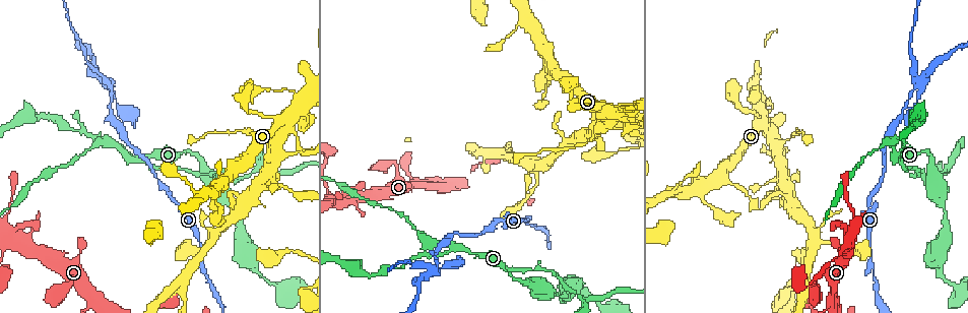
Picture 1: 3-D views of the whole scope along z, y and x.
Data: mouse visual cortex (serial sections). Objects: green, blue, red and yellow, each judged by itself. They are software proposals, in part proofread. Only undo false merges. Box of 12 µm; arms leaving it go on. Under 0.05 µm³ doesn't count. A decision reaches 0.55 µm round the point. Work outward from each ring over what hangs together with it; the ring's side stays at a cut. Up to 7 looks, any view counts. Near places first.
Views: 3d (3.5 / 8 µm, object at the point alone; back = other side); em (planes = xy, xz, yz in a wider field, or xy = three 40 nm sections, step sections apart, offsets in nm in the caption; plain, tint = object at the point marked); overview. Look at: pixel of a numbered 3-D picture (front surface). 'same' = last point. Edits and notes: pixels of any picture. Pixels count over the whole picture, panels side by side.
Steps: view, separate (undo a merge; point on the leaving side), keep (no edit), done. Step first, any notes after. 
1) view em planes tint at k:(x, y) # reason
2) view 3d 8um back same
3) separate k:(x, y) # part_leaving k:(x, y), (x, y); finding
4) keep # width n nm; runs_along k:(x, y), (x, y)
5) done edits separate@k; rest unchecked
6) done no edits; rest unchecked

view 3d 3.5um at 1:(453, 244) # narrows sharply

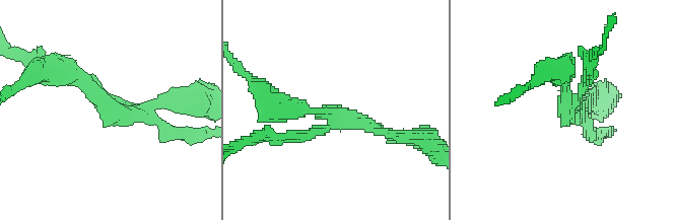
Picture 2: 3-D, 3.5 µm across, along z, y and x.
view em xy step 5 tint at 2:(567, 106) # arms 3; arm_widths 150, 150, 200 nm

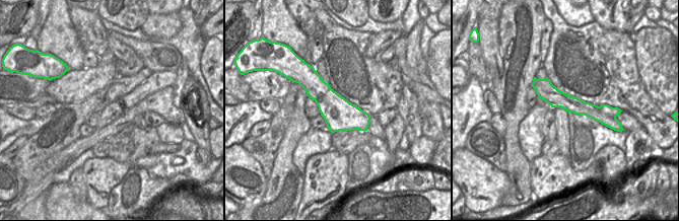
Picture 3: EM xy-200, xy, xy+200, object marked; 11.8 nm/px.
separate 2:(180, 133) # border 3:(592, 104), (602, 114), (612, 119); two cells meet here

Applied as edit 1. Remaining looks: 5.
view overview # see it whole again

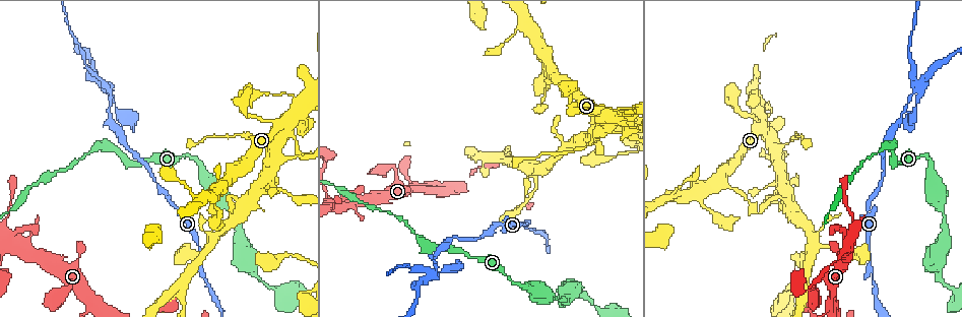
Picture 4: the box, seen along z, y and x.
view 3d 3.5um at 4:(917, 88) # four arms meet

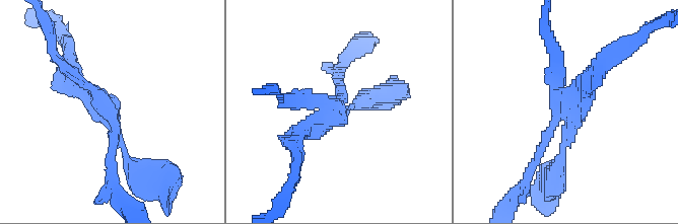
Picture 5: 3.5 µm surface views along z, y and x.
view em xy step 3 tint at 5:(336, 105) # arms 4; arm_widths 150, 150, 150, 250 nm

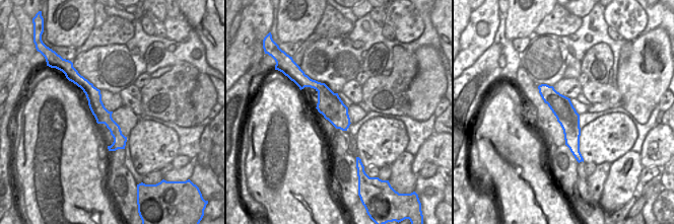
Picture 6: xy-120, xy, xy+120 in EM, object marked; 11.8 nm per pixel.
separate 5:(562, 155) # border 6:(336, 93), (336, 97), (323, 115); two cells meet here

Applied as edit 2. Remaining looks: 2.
view 3d 3.5um at 4:(299, 159) # a fork

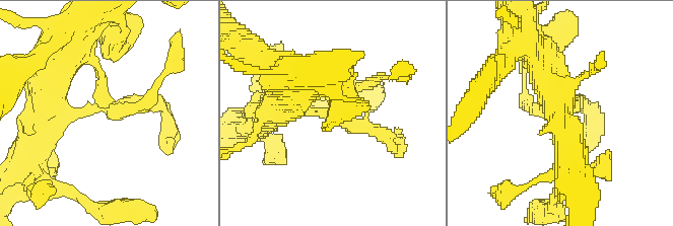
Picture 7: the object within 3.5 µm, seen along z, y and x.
view em planes tint at 7:(106, 108) # arms 3; arm_widths 200, 200, 300 nm

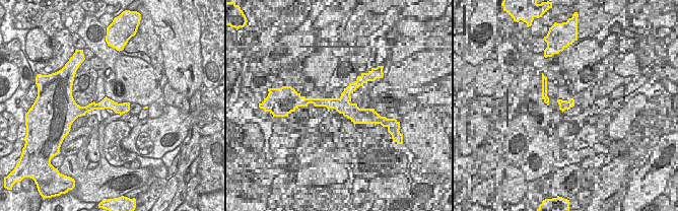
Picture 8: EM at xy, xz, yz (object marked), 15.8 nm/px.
separate 7:(353, 130) # part_leaving 7:(88, 110), (135, 110), (151, 86); two cells meet here

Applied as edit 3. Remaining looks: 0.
done edits separate@2, separate@5, separate@7; rest unchecked

